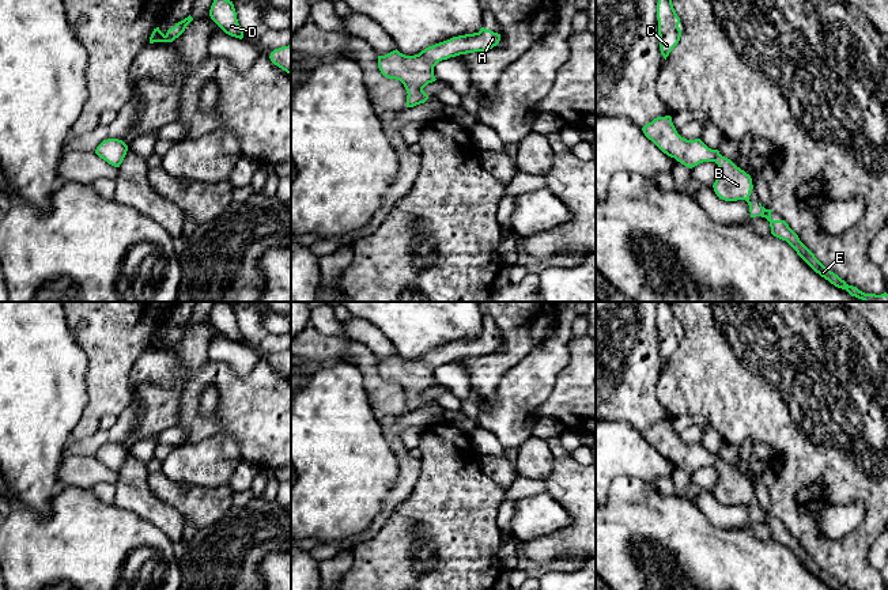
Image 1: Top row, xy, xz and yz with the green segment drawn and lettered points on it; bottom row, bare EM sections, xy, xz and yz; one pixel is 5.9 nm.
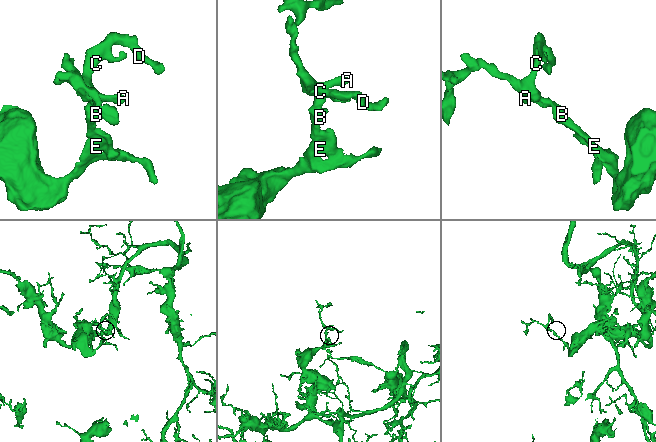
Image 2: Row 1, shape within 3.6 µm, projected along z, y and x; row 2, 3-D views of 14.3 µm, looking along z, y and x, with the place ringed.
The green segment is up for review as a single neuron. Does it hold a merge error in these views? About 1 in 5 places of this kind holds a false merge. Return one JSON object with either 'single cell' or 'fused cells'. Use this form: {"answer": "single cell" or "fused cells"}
{"answer": "single cell"}

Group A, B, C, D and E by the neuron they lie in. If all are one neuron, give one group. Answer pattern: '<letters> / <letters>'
A B C D E

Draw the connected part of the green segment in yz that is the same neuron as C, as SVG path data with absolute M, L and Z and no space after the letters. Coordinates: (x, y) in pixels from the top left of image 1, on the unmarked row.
M658 302L657 324L661 359L666 364L681 341L680 322L673 313L672 302Z

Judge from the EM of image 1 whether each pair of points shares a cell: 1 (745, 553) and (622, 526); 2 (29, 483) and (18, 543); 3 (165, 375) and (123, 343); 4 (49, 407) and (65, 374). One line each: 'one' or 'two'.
1: one
2: two
3: two
4: one

